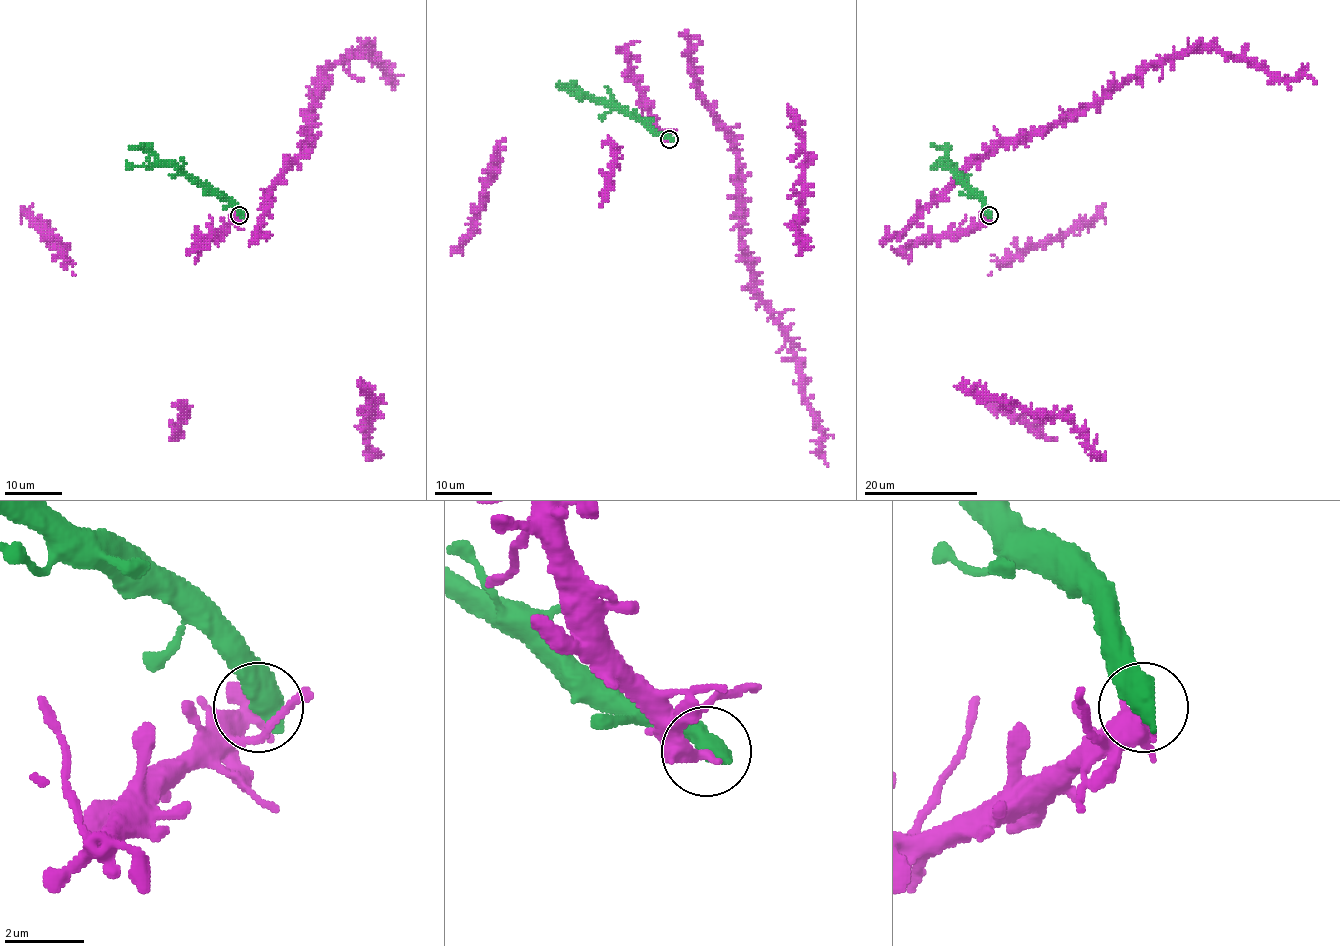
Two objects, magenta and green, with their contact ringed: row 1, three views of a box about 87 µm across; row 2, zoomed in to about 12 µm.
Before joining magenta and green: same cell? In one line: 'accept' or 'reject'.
reject

